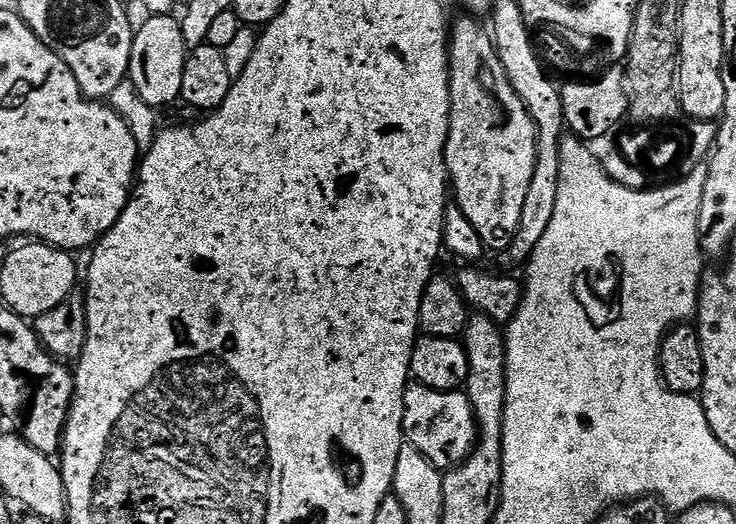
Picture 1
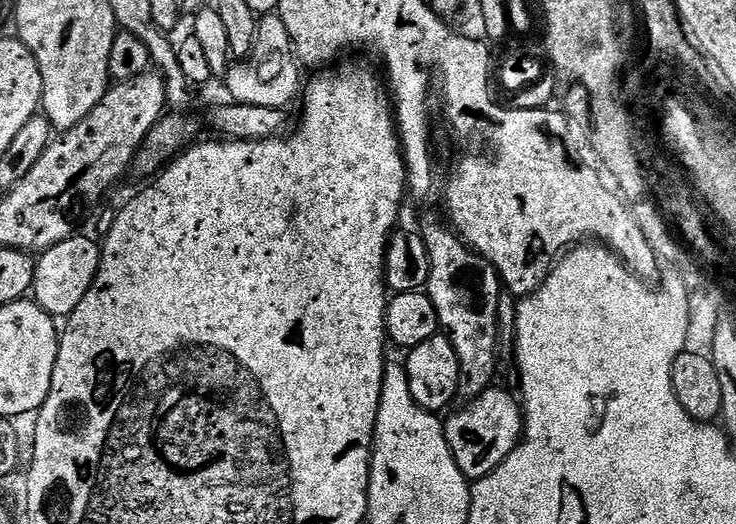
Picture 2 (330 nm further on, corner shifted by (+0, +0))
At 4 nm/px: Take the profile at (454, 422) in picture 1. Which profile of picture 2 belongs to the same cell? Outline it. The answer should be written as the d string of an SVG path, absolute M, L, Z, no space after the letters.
M499 386L487 388L481 396L467 401L460 406L464 408L443 421L454 462L469 482L489 476L520 445L524 434L524 409L521 401L513 396Z

